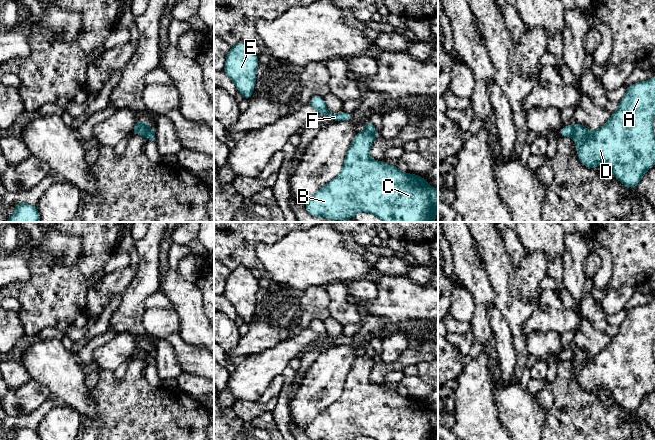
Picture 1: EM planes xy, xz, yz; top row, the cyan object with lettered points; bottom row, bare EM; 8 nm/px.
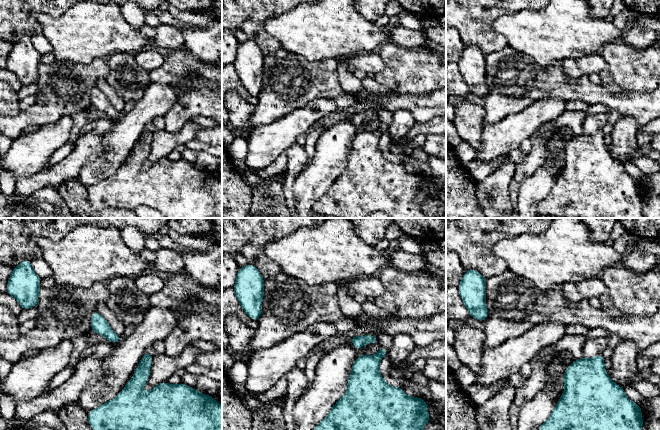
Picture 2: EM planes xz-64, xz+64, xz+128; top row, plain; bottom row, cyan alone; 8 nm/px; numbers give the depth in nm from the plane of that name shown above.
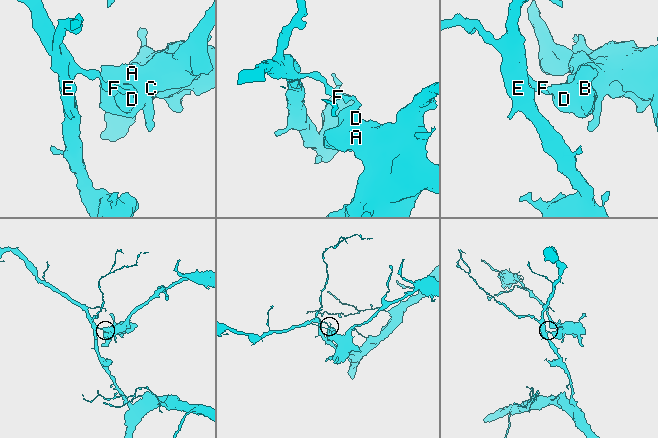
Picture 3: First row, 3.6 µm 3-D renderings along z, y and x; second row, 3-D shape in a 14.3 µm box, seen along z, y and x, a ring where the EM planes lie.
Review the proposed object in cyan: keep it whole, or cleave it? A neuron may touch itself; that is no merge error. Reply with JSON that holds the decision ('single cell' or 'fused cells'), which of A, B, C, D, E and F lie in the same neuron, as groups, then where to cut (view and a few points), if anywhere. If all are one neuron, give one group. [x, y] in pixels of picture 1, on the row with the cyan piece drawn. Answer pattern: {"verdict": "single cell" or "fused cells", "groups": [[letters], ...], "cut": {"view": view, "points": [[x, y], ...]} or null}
{"verdict": "fused cells", "groups": [["A", "B", "C", "D"], ["E", "F"]], "cut": {"view": "yz", "points": [[571, 125], [573, 136]]}}

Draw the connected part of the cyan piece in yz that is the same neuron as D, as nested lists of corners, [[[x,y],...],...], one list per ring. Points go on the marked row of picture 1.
[[[655,76],[627,87],[618,109],[596,131],[589,131],[583,124],[573,123],[573,138],[578,160],[587,168],[607,165],[615,178],[628,188],[636,189],[643,175],[655,164]]]

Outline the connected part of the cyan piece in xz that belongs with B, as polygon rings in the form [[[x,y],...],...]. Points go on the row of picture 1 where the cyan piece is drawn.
[[[363,131],[356,133],[344,158],[340,173],[322,186],[305,204],[305,210],[314,217],[328,220],[353,219],[358,212],[379,217],[383,222],[435,222],[438,212],[438,189],[419,175],[404,173],[398,166],[369,157],[376,135]]]

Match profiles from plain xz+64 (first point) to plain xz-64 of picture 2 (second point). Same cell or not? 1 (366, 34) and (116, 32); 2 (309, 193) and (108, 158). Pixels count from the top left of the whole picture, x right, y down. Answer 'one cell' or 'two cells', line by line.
1: one cell
2: one cell

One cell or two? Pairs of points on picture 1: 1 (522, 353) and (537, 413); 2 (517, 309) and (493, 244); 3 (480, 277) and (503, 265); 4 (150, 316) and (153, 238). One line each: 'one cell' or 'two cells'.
1: two cells
2: one cell
3: two cells
4: two cells

